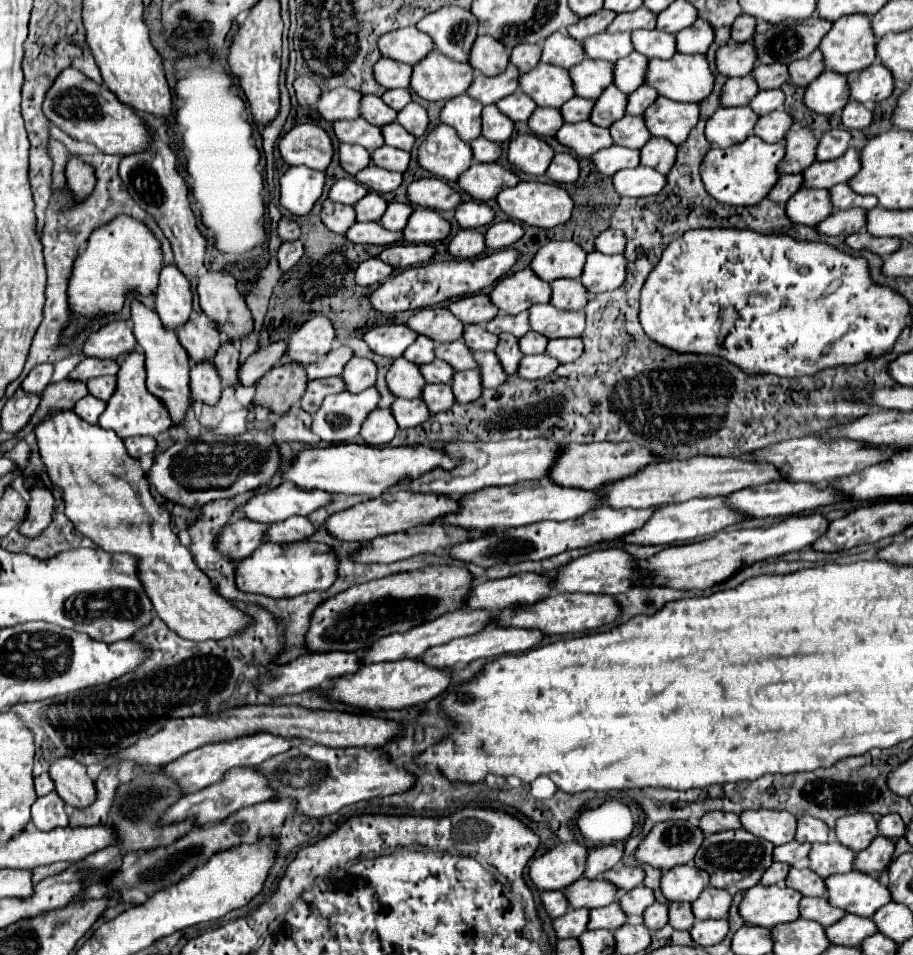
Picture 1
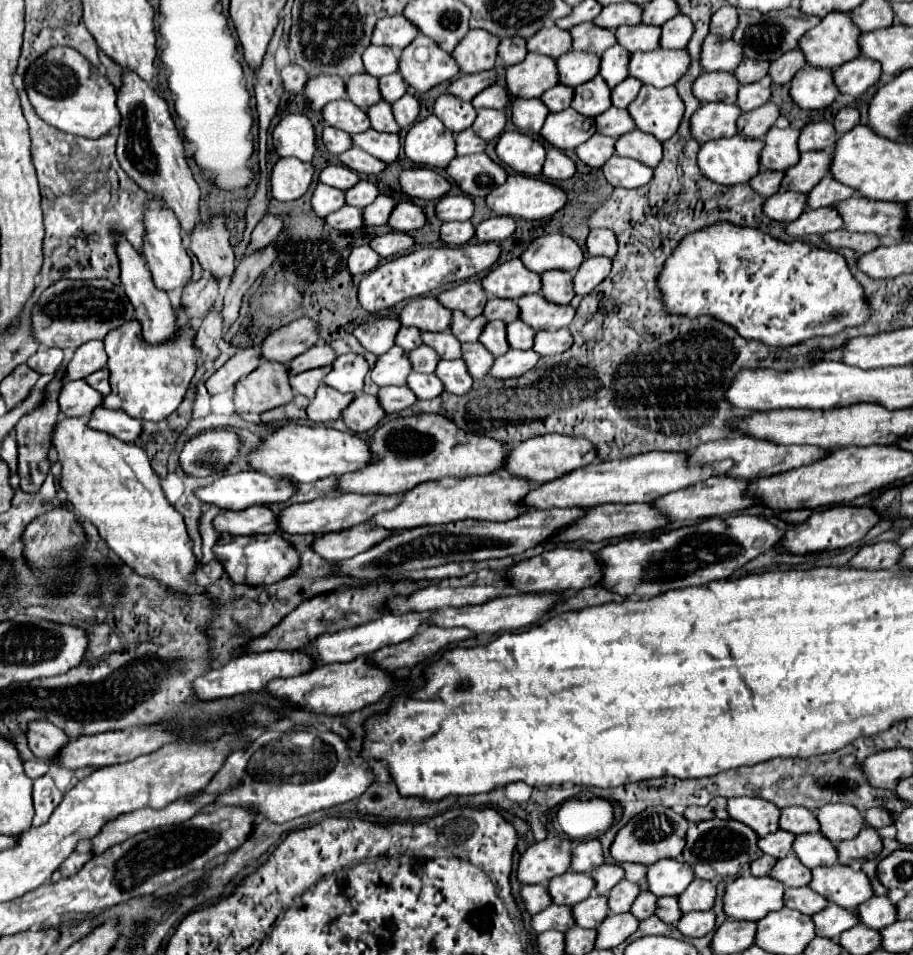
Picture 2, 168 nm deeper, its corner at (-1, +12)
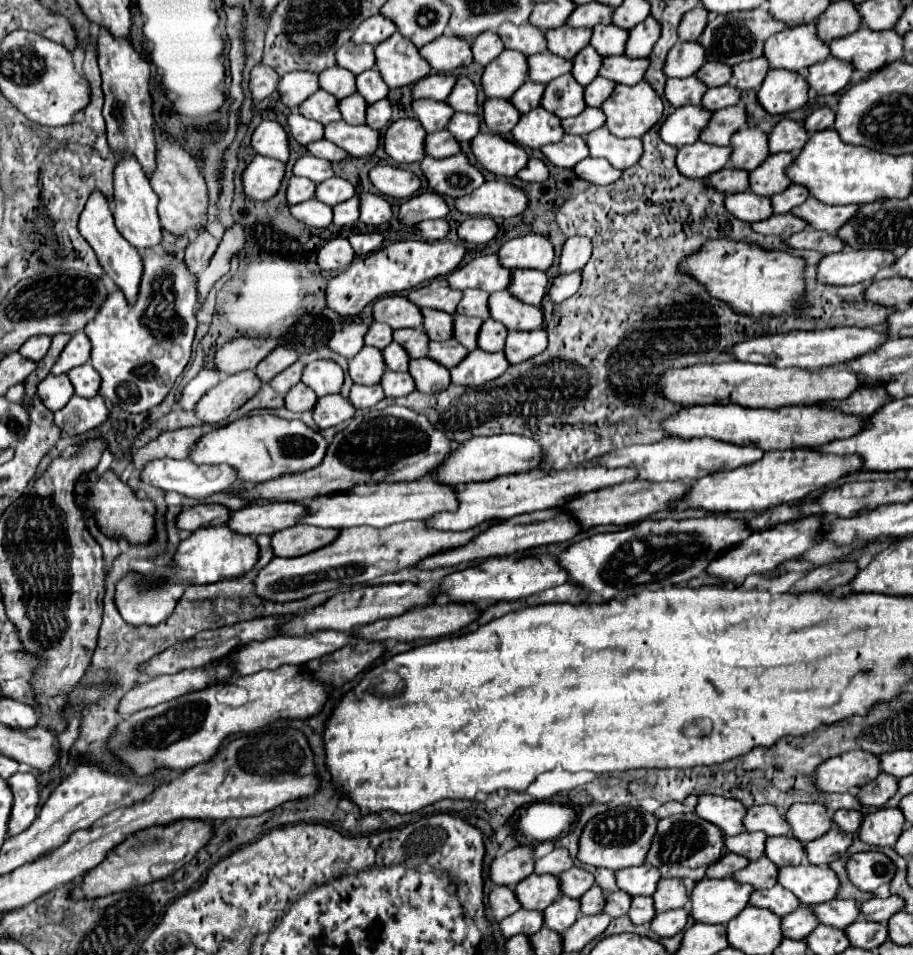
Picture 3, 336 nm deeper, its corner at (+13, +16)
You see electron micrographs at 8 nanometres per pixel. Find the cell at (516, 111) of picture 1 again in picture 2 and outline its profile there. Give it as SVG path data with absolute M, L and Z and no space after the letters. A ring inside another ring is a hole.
M492 84L488 88L484 88L480 94L474 96L472 106L476 110L480 108L494 108L494 110L504 110L508 102L508 92L500 86L500 84Z

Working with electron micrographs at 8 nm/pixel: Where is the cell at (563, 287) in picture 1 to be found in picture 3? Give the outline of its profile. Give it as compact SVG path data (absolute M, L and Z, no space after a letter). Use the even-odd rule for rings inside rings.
M514 270L514 280L510 284L510 292L526 302L526 304L532 304L532 306L540 306L546 292L548 292L548 286L550 286L550 280L546 276L546 272L538 272L538 270Z

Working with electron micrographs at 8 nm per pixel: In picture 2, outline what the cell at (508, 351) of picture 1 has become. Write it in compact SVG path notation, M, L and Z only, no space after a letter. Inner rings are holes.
M492 320L492 322L488 322L484 326L484 330L482 330L480 338L478 338L480 344L484 344L488 352L492 352L492 356L502 356L506 350L510 350L508 342L504 340L504 336L506 336L504 328L506 328L504 322Z

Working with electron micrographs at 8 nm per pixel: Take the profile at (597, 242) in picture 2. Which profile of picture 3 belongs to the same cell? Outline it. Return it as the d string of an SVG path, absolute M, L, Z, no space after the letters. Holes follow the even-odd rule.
M570 236L560 254L560 272L574 272L586 266L592 256L592 240L586 236Z

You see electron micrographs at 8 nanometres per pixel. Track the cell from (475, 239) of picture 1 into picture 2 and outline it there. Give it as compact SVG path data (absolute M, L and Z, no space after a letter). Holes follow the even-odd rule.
M446 222L440 228L440 240L448 246L468 244L474 236L472 222Z

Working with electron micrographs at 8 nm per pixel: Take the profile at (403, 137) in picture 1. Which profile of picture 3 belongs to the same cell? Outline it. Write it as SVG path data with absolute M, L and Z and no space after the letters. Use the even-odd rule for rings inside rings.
M352 94L344 100L340 100L340 112L344 122L348 124L366 124L366 100L362 100L360 94Z

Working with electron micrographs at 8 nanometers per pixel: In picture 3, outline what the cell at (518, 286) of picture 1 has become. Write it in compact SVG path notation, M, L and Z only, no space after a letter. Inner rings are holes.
M492 254L492 256L474 258L466 266L454 270L448 276L448 282L450 282L450 288L454 290L478 288L492 294L492 292L504 290L504 286L508 288L510 276L512 276L512 270L502 268L502 264L498 264L498 258Z

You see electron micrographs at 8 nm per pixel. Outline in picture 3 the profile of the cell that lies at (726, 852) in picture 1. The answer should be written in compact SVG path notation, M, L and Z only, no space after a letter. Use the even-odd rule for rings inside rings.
M682 814L682 816L670 816L658 822L658 832L652 840L652 848L646 856L646 862L656 866L662 872L662 878L686 878L686 870L698 870L708 868L710 864L716 864L722 854L726 854L724 834L716 824L710 824L694 814Z

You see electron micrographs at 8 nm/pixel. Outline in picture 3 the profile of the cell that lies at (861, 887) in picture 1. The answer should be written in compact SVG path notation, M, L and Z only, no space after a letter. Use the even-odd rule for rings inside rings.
M810 862L780 868L778 884L794 892L808 906L834 900L840 888L840 880L830 866L814 866Z

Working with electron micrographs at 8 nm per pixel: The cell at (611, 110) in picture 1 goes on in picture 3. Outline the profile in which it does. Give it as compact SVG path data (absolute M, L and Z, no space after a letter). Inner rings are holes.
M572 74L560 76L546 84L540 104L560 118L578 116L586 108L584 86L578 84Z

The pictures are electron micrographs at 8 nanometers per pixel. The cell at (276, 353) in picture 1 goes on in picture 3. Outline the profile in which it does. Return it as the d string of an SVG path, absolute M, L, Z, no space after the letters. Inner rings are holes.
M202 368L184 388L182 392L182 398L180 398L180 406L184 410L192 410L198 400L210 390L214 388L216 384L220 382L220 372L216 368Z

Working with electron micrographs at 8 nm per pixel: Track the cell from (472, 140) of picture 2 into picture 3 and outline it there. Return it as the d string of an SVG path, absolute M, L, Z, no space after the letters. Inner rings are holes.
M438 130L426 136L426 154L432 158L448 158L460 152L460 142L446 130Z

